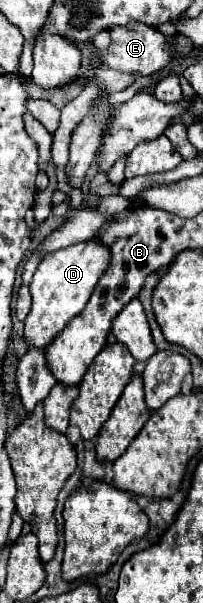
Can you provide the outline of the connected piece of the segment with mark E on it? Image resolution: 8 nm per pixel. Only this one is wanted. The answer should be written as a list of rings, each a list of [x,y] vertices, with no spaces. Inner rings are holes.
[[[133,23],[127,27],[109,27],[111,45],[103,51],[103,61],[109,69],[121,73],[133,73],[137,77],[153,75],[165,65],[169,65],[169,51],[165,51],[165,35],[161,35],[155,27]]]

